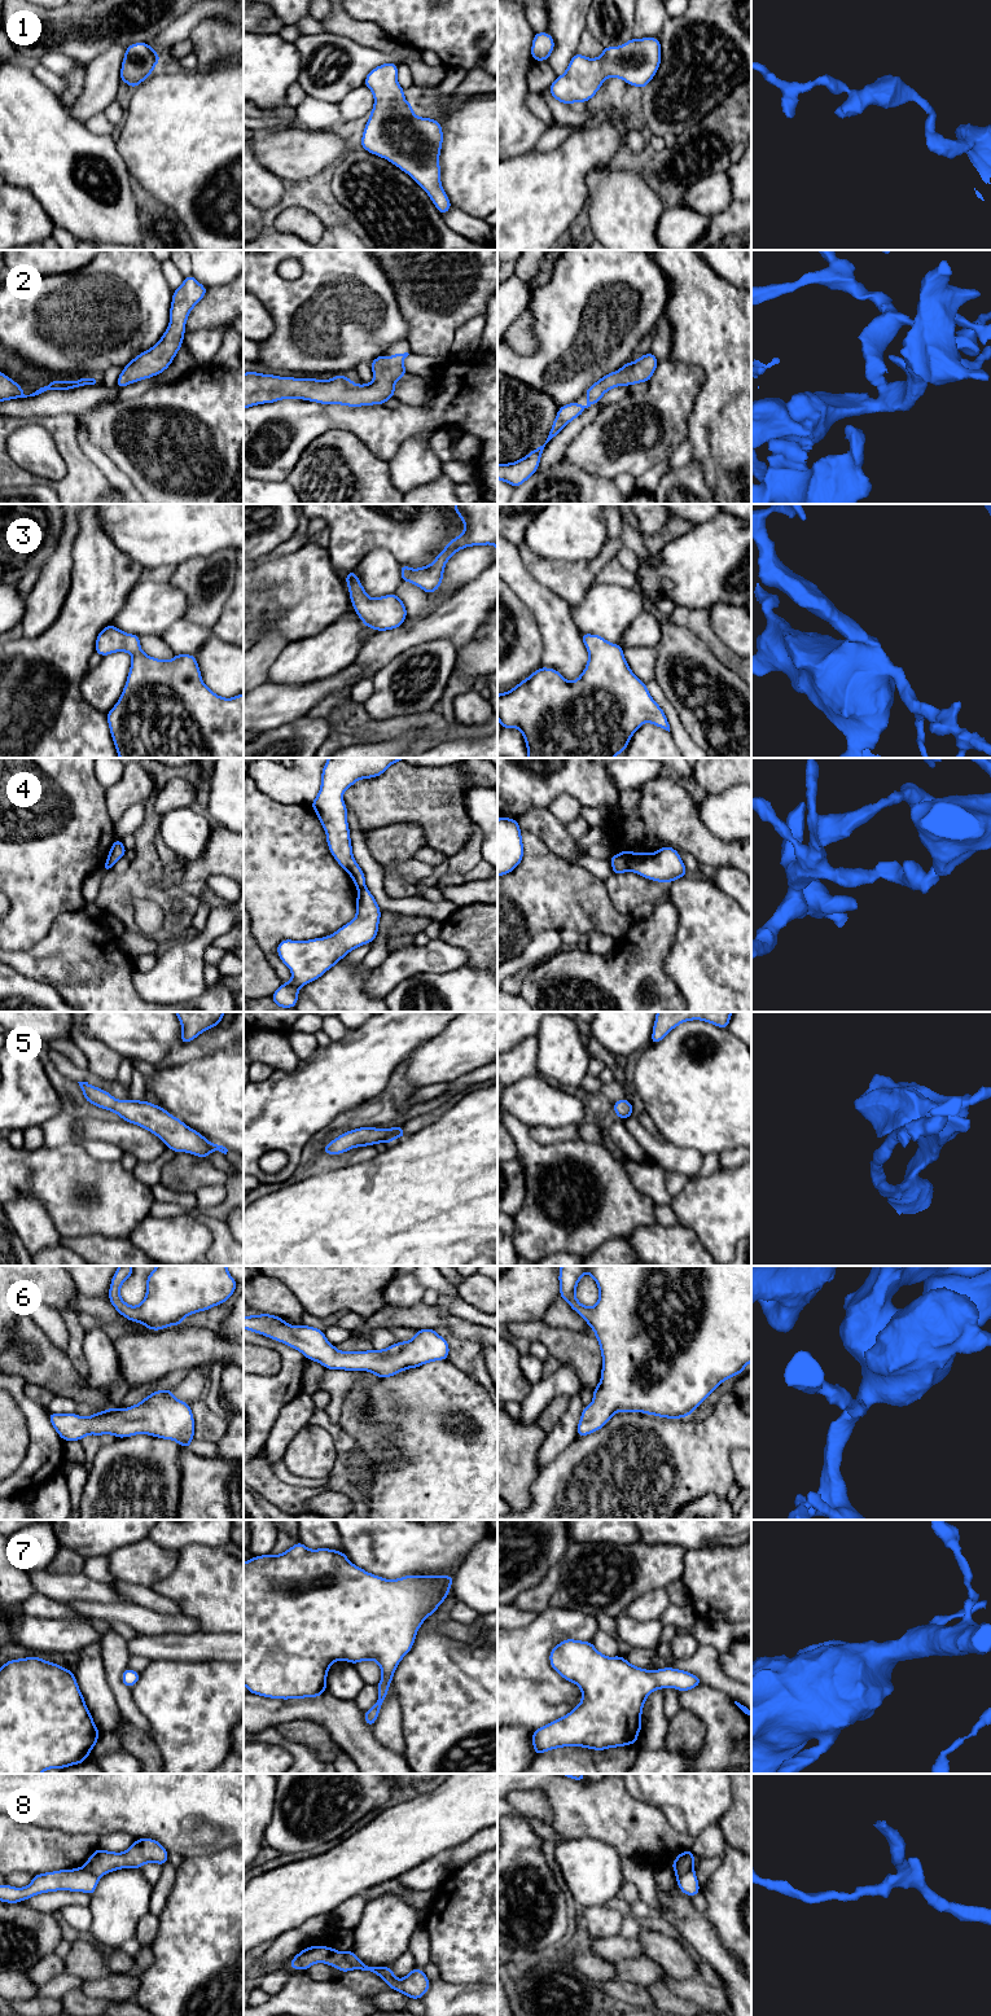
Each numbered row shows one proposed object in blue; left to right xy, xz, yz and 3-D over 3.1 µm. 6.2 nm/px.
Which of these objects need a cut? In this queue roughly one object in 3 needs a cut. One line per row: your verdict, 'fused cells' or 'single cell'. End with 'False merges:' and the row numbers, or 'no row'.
1: single cell
2: single cell
3: single cell
4: fused cells
5: single cell
6: single cell
7: single cell
8: fused cells
False merges: 4, 8

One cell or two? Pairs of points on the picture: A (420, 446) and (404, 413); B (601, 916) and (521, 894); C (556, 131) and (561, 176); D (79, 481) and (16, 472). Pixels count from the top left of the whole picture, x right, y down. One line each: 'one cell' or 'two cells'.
A: two cells
B: one cell
C: two cells
D: one cell

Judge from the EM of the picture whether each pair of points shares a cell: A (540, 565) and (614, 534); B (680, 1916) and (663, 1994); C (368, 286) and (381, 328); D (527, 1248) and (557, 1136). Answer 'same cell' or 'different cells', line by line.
A: same cell
B: different cells
C: same cell
D: different cells

